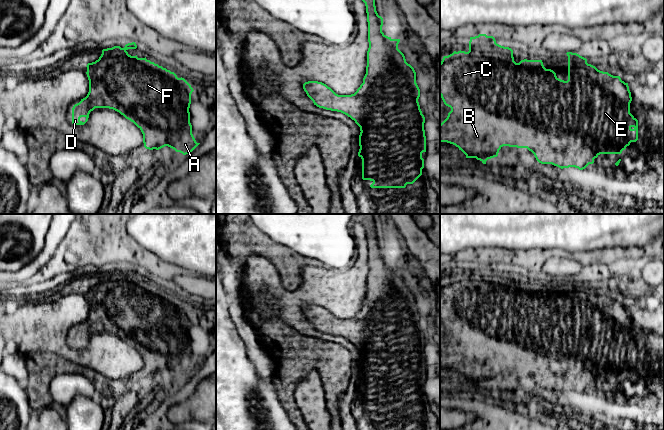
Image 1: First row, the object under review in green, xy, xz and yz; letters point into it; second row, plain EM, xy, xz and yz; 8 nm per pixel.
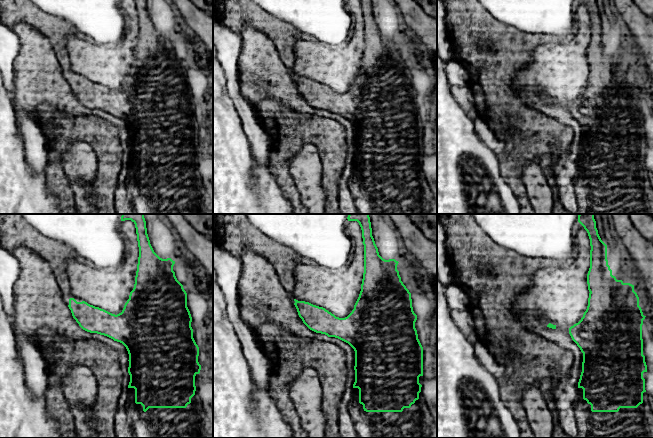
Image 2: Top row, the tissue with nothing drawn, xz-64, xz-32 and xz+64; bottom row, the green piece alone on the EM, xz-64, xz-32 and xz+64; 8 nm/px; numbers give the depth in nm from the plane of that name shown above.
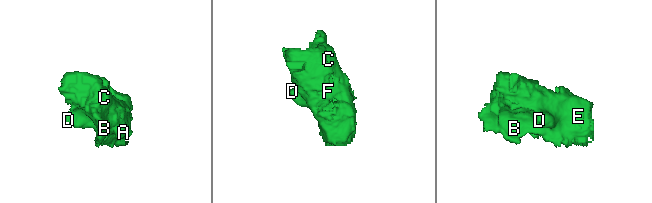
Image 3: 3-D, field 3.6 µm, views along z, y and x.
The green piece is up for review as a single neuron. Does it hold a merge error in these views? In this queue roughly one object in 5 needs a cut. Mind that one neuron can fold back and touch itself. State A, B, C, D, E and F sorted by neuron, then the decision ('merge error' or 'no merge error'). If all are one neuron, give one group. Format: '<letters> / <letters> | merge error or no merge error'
A B C D E F | no merge error

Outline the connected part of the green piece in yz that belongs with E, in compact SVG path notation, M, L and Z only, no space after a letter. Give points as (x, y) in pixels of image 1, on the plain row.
M479 258L470 261L468 276L454 275L452 278L444 280L440 286L440 320L444 328L451 332L447 342L440 348L440 366L455 369L466 379L466 382L476 382L483 388L486 388L488 383L497 381L503 370L527 372L539 387L552 388L561 393L575 391L583 394L589 388L593 388L594 383L600 378L621 378L631 366L638 364L638 344L630 337L632 321L628 307L622 305L620 300L613 300L608 296L598 294L595 290L588 288L586 282L577 277L567 276L566 278L568 280L568 304L564 305L559 303L553 294L546 293L542 284L524 283L516 287L513 274L497 268L493 260Z

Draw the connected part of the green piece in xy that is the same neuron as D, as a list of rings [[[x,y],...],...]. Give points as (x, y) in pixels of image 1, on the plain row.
[[[135,266],[124,272],[114,270],[102,274],[98,284],[87,288],[89,316],[72,332],[72,348],[84,349],[95,332],[109,332],[119,336],[133,346],[143,358],[144,371],[159,374],[165,370],[190,378],[200,367],[192,358],[190,347],[191,318],[194,315],[184,303],[174,296],[151,286],[128,278],[128,273],[136,273]]]

